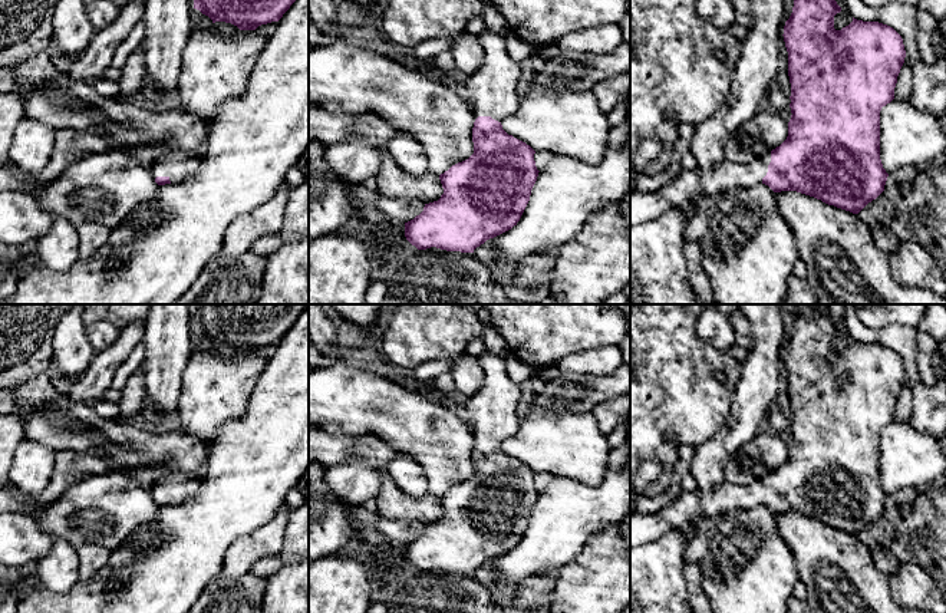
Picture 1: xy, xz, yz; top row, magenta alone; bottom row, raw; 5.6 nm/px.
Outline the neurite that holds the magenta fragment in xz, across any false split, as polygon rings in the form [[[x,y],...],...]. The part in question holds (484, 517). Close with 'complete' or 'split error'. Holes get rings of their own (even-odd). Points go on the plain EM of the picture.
[[[484,352],[478,357],[485,383],[472,398],[459,401],[461,412],[472,425],[474,475],[439,497],[444,515],[438,523],[425,525],[423,533],[405,544],[405,558],[418,571],[436,568],[446,573],[474,574],[487,561],[511,551],[520,543],[537,502],[535,472],[525,464],[508,457],[501,444],[520,428],[523,388],[507,373],[504,355]]] | split error

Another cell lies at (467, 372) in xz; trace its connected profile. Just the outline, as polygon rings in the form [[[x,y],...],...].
[[[468,355],[454,357],[448,375],[455,382],[455,398],[459,401],[472,398],[485,383],[485,372],[479,360]]]

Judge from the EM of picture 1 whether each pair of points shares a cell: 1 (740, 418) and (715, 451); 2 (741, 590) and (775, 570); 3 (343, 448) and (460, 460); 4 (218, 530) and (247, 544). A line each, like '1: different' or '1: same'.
1: same
2: same
3: different
4: different

